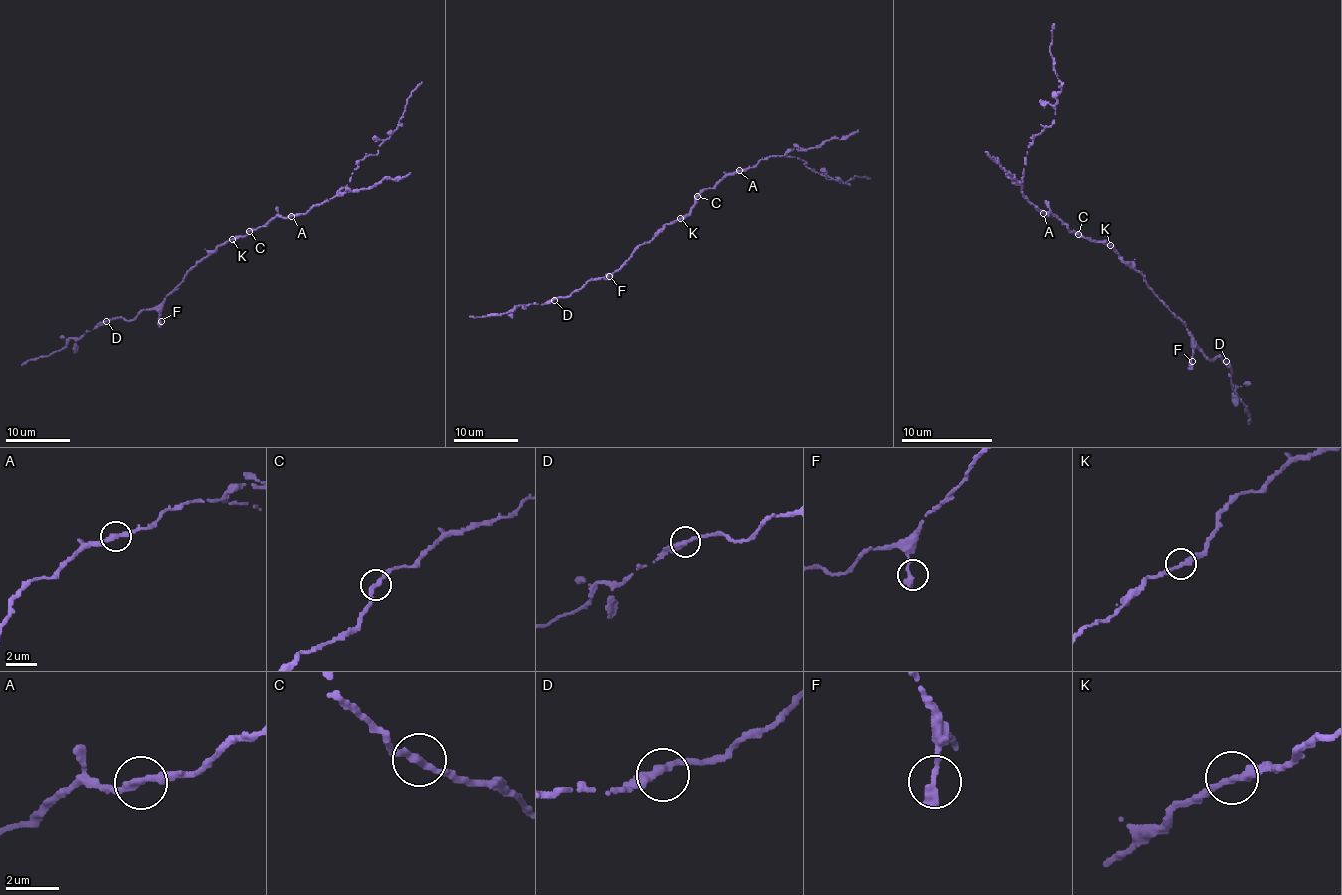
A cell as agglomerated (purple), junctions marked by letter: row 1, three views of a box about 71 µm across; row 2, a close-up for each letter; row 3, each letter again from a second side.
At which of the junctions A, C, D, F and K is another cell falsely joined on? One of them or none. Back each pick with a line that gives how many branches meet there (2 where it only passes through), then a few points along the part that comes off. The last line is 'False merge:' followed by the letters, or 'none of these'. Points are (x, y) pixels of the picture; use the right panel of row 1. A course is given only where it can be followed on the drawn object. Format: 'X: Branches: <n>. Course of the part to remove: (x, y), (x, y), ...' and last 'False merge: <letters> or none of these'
False merge: none of these

